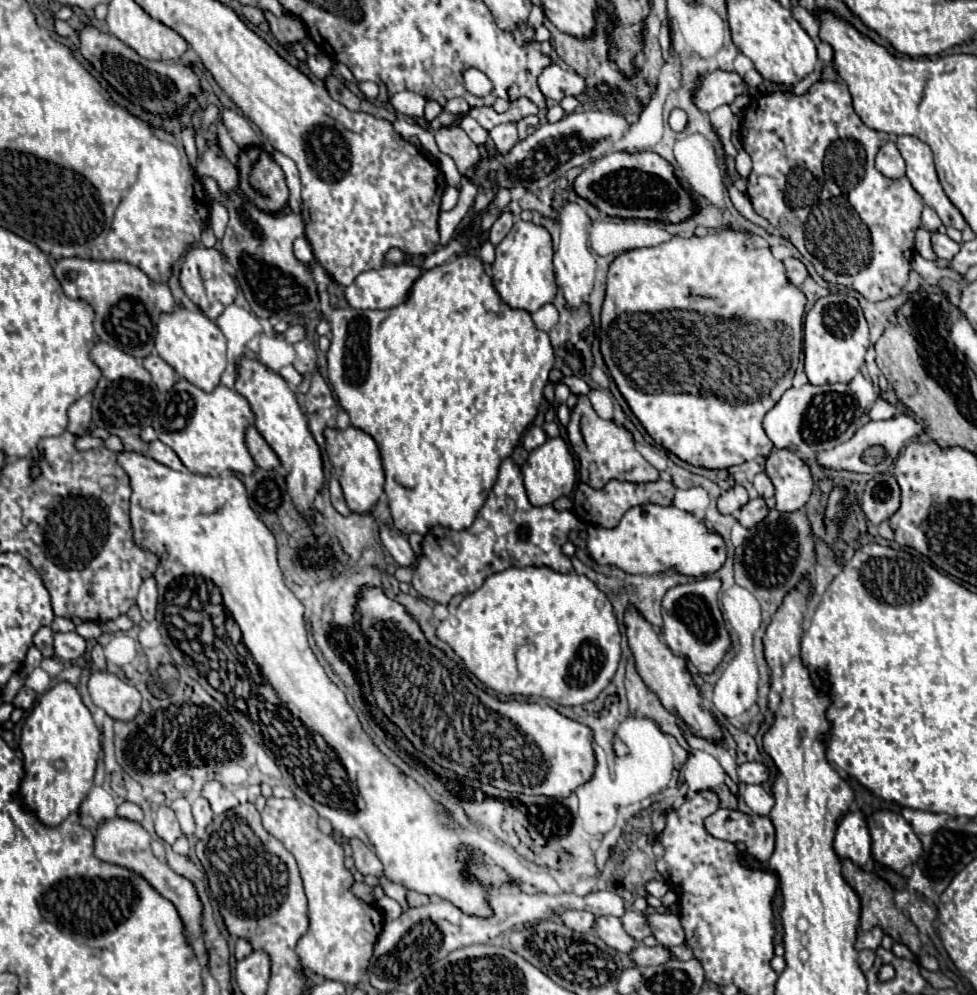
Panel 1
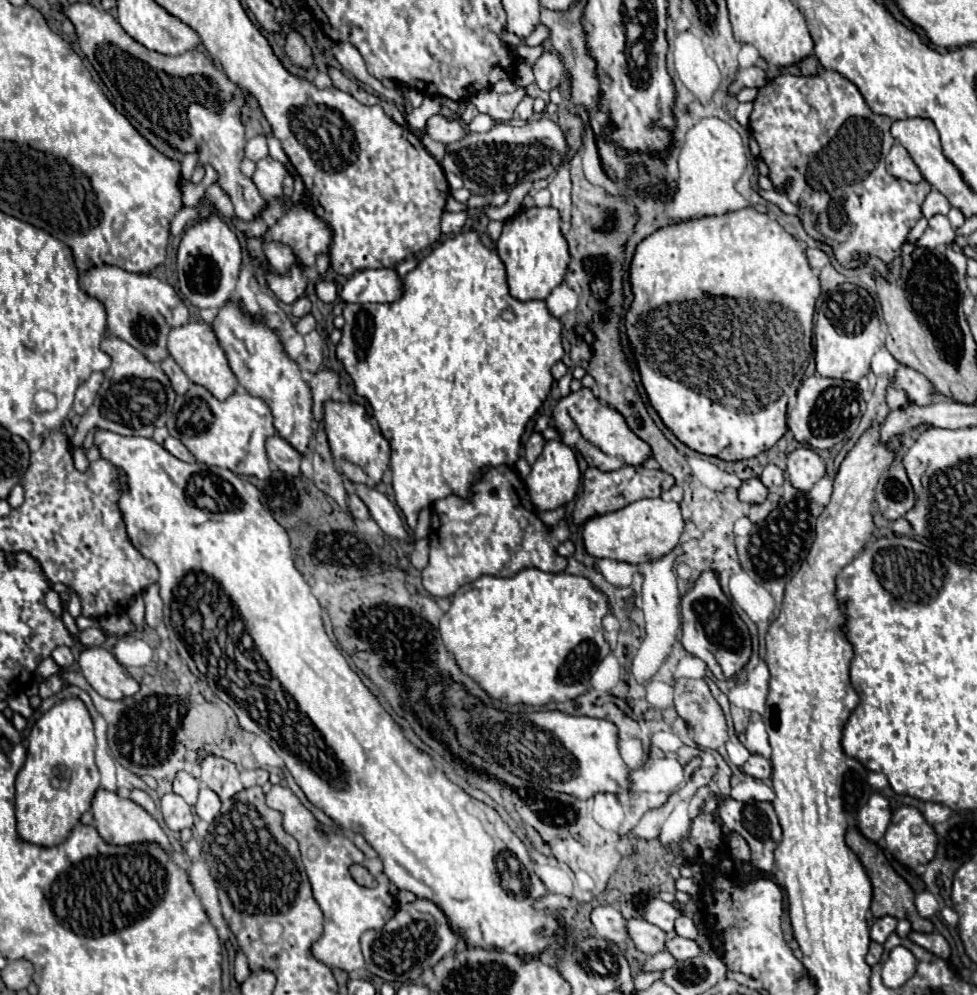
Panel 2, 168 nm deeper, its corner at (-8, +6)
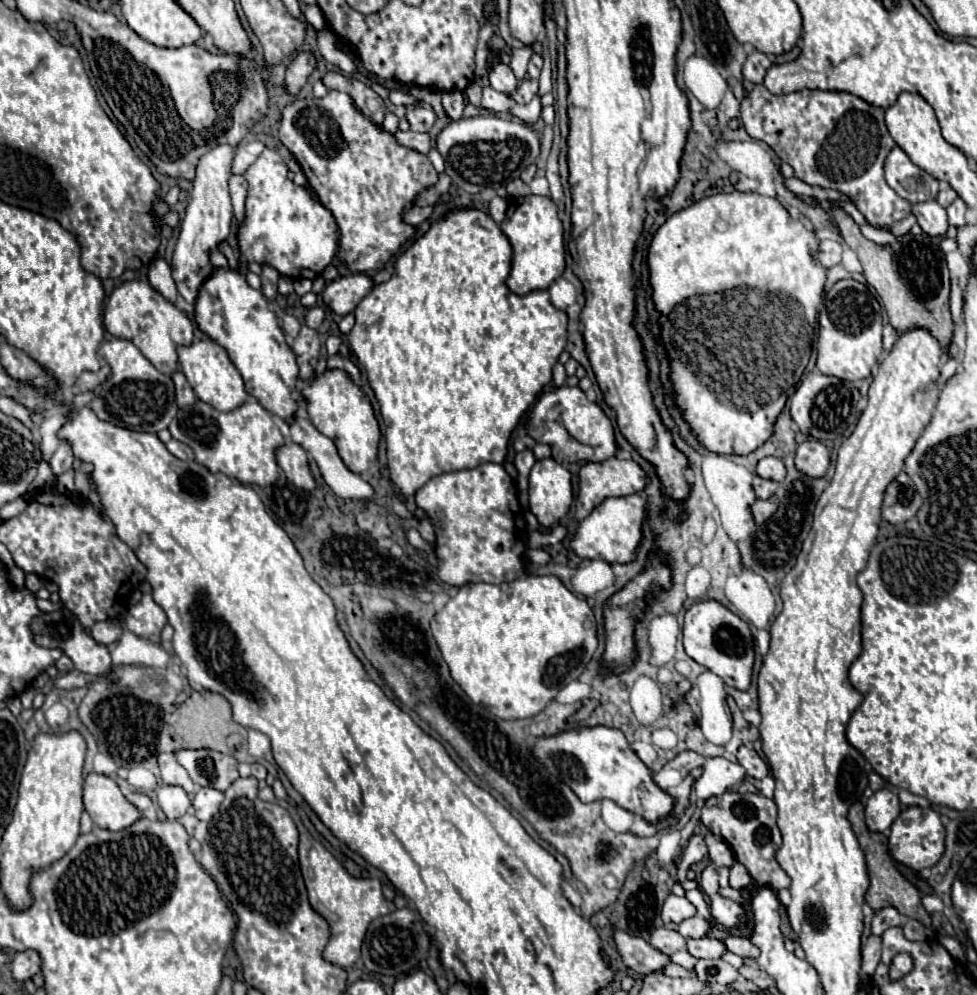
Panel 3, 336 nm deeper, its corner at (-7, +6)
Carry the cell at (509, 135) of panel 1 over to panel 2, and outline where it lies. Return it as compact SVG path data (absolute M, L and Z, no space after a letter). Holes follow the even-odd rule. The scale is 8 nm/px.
M526 96L520 104L518 104L518 108L514 110L514 120L522 120L522 122L526 122L526 120L530 120L532 118L532 98L530 96Z

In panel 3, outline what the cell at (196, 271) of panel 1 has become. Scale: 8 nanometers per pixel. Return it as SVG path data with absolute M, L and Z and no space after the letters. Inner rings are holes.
M219 144L207 154L201 156L197 162L197 174L193 180L193 190L187 206L187 214L181 222L181 234L173 252L173 280L177 286L177 292L193 304L197 298L197 290L201 282L213 272L213 264L209 262L209 250L217 248L221 240L225 240L231 232L231 198L229 198L229 176L231 176L231 164L233 164L235 148L229 144Z

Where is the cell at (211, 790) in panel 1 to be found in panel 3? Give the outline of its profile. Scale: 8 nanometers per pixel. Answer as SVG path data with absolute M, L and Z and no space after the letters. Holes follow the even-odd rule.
M177 750L177 762L189 772L191 780L199 786L211 786L225 792L233 780L239 778L239 762L231 754L215 750Z

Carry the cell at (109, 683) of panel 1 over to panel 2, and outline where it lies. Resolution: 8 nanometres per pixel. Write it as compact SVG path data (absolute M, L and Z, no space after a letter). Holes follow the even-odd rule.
M86 648L78 664L90 686L108 700L124 700L140 690L140 684L106 648Z

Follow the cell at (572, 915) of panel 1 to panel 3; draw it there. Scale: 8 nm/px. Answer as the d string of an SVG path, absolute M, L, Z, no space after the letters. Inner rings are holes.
M615 930L613 938L615 938L617 950L619 950L623 962L627 964L627 968L635 970L637 974L645 976L645 974L663 970L671 962L667 954L653 948L643 938L633 938L633 936L625 934L623 930Z

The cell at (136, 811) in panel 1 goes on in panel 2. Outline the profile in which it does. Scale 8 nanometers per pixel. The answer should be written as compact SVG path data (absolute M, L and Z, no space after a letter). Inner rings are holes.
M132 790L132 792L130 792L130 800L136 802L136 804L140 804L140 806L142 806L146 812L150 812L150 814L156 810L152 798L150 798L146 792L142 792L142 790Z

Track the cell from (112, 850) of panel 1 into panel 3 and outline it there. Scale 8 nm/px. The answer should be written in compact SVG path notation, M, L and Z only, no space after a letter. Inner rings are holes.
M95 772L85 778L83 804L91 820L105 830L123 830L141 816L141 812L125 800L123 792L109 776Z

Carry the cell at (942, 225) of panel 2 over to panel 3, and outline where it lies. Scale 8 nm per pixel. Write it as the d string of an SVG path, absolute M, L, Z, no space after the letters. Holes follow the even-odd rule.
M917 202L911 206L911 214L917 218L917 224L925 234L933 238L941 238L947 232L947 212L939 202Z

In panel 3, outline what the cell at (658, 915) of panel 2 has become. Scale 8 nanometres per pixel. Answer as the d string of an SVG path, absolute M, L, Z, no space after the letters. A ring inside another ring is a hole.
M669 894L669 898L665 900L663 904L663 910L661 910L661 918L663 922L683 922L685 918L691 918L697 914L697 908L687 900L687 898L679 898L675 894Z

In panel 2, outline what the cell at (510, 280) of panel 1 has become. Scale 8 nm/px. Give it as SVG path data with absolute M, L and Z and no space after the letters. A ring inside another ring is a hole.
M556 208L520 210L514 218L504 222L496 248L506 266L510 294L518 300L546 300L548 294L564 280L570 256L560 232L560 216Z

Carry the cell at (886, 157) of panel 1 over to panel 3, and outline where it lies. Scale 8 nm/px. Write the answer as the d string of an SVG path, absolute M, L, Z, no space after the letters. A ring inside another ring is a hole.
M895 146L885 162L885 180L887 184L911 204L935 200L939 192L939 180L915 166L909 156Z

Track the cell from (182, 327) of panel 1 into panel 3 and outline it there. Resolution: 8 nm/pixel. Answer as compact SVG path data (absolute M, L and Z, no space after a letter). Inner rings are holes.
M195 340L191 346L179 346L179 366L187 376L187 382L199 396L199 400L211 404L219 412L231 412L247 402L247 390L243 386L243 378L229 360L227 352L213 340Z

